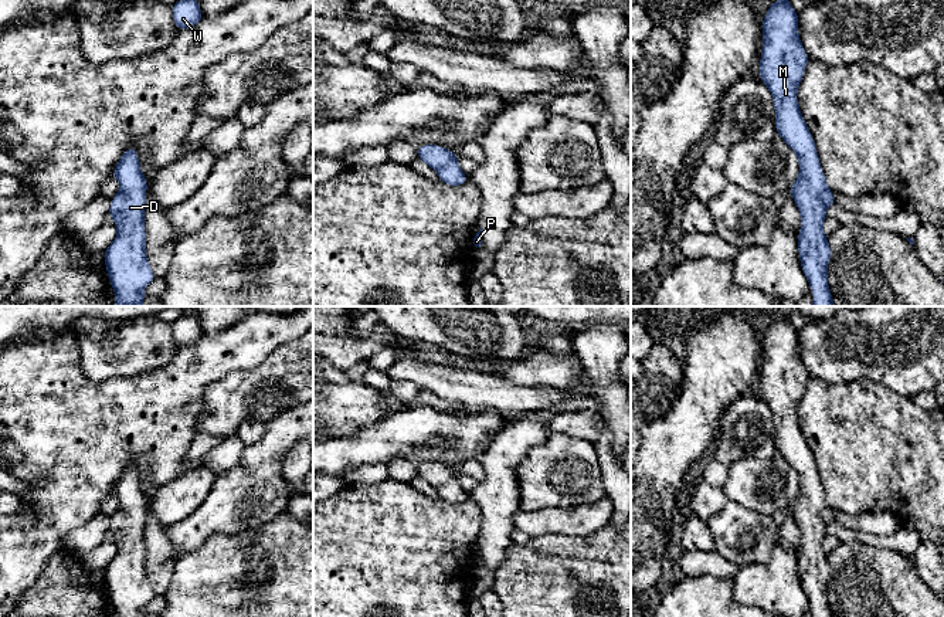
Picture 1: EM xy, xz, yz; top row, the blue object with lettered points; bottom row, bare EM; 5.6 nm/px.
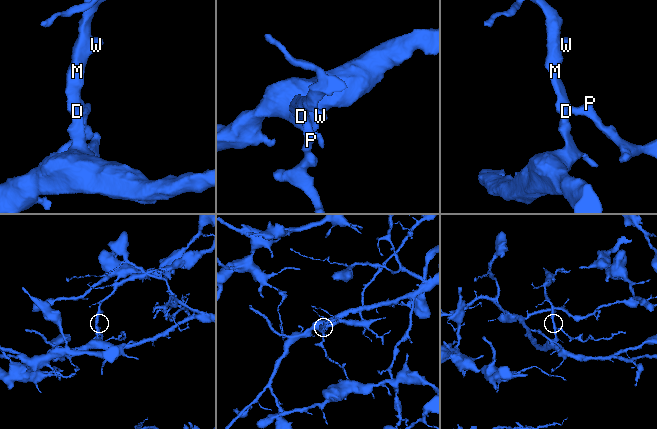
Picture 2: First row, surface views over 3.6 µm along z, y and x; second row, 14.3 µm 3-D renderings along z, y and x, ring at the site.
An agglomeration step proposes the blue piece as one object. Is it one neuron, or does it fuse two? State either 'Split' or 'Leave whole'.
Leave whole

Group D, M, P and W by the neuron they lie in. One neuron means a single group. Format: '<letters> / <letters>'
D M P W

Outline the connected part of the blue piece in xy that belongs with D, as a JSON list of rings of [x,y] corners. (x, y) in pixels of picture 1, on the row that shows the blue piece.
[[[133,146],[120,156],[112,177],[120,184],[109,206],[118,235],[105,250],[103,260],[116,295],[113,306],[143,306],[143,291],[154,279],[154,274],[146,257],[147,182]]]

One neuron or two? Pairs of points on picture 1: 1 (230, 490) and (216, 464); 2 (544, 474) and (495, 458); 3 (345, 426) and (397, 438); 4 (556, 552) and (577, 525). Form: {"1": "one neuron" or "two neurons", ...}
{"1": "two neurons", "2": "two neurons", "3": "two neurons", "4": "two neurons"}

